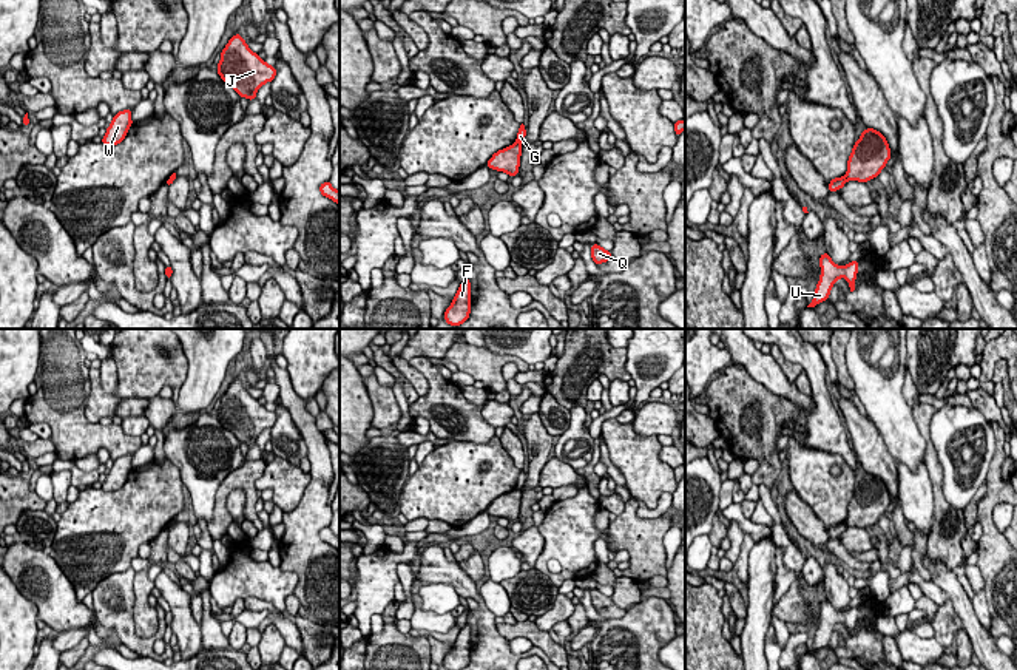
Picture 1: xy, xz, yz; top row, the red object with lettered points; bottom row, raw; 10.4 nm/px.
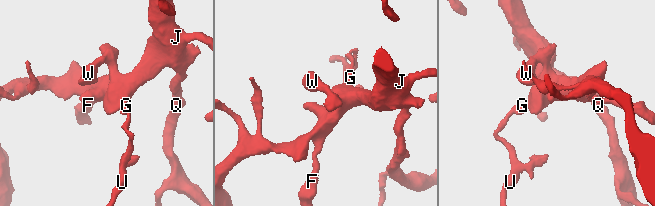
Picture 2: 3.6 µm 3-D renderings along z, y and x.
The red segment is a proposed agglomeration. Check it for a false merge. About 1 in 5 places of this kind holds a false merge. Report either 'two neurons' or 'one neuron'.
two neurons

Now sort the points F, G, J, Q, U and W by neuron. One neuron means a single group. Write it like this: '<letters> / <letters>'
F J Q W / G U

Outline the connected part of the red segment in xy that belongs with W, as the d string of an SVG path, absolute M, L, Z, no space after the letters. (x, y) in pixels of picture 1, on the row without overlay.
M123 455L114 460L113 468L110 469L105 482L102 483L103 491L117 491L125 485L130 472L133 471L131 460L133 455Z

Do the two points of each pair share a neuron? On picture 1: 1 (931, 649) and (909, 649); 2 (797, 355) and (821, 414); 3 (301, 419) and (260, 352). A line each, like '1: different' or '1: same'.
1: same
2: same
3: different

